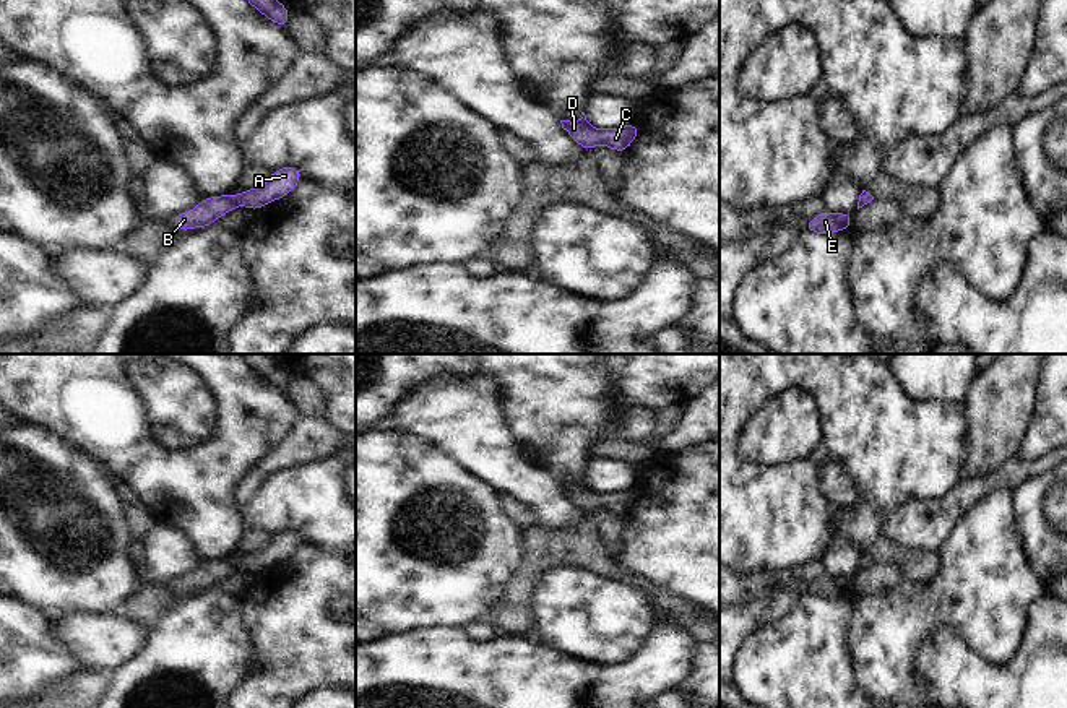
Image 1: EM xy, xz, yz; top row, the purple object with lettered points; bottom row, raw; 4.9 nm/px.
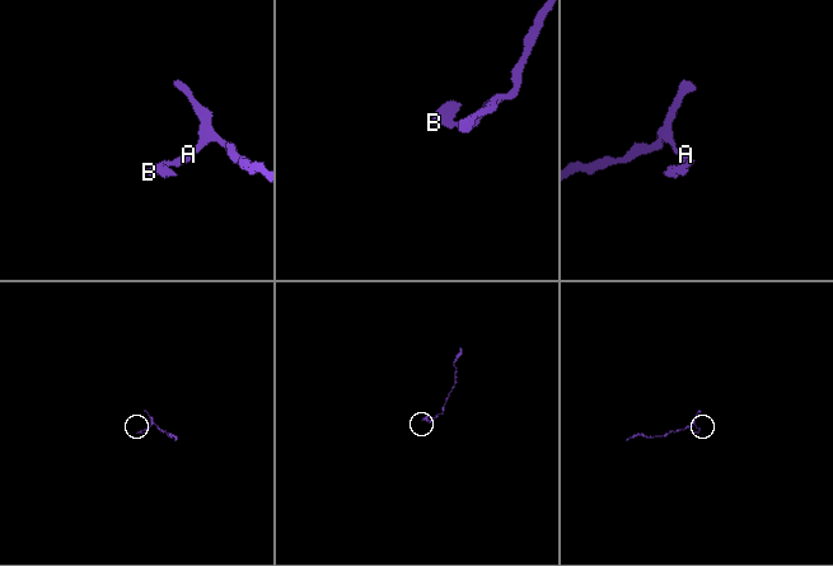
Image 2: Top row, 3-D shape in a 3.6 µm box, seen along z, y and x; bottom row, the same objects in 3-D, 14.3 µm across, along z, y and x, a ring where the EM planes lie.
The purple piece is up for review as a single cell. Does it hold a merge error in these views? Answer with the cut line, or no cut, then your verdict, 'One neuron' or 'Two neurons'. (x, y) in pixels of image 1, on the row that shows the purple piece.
No split. One neuron

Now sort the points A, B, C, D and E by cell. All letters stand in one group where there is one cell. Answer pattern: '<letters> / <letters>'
A B C D E

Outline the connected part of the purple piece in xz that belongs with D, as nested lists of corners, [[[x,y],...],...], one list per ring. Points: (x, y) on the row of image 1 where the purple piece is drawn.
[[[585,112],[577,122],[560,120],[562,128],[583,148],[594,149],[598,145],[607,146],[614,151],[624,153],[633,140],[641,133],[635,123],[617,128],[594,128]]]

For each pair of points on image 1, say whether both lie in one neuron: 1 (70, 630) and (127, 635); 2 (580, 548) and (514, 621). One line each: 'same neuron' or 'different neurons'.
1: same neuron
2: same neuron

